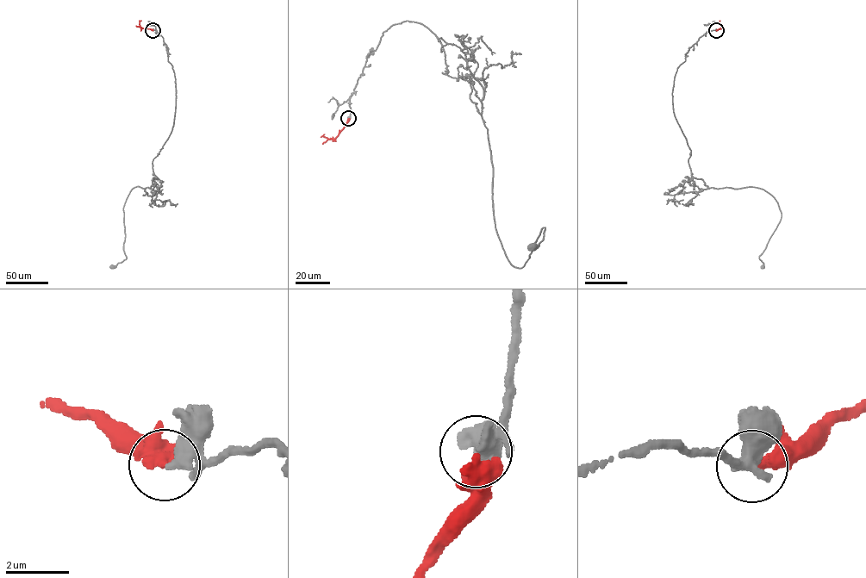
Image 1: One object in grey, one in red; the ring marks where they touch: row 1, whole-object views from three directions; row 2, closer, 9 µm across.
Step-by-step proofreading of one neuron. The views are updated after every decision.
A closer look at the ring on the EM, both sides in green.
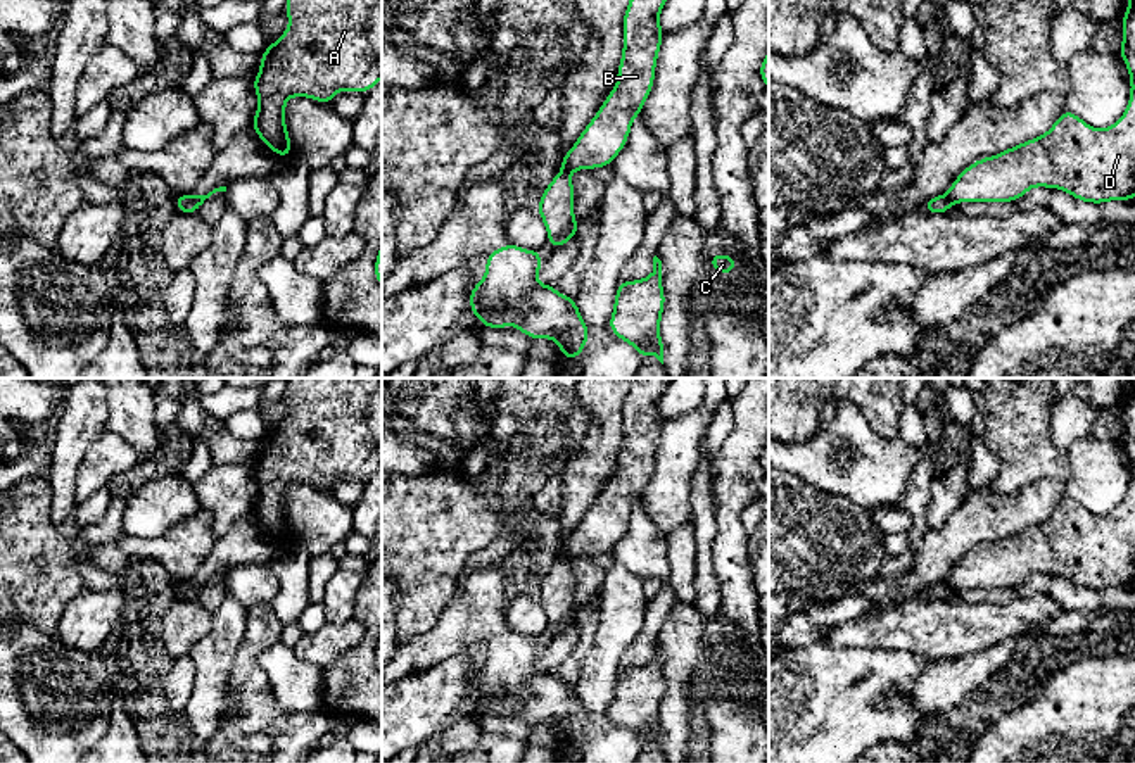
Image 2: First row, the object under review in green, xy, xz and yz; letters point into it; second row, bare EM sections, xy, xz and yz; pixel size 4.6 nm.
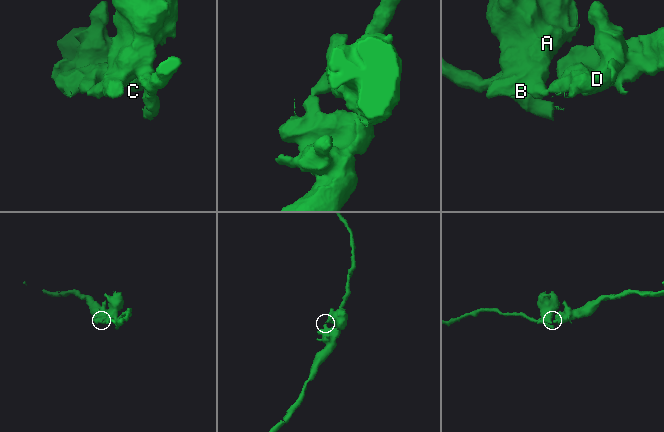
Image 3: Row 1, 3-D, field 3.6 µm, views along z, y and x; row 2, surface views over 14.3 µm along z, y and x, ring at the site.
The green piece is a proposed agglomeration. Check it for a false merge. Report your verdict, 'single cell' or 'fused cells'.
fused cells

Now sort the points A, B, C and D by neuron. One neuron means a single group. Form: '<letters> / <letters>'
A B / C D

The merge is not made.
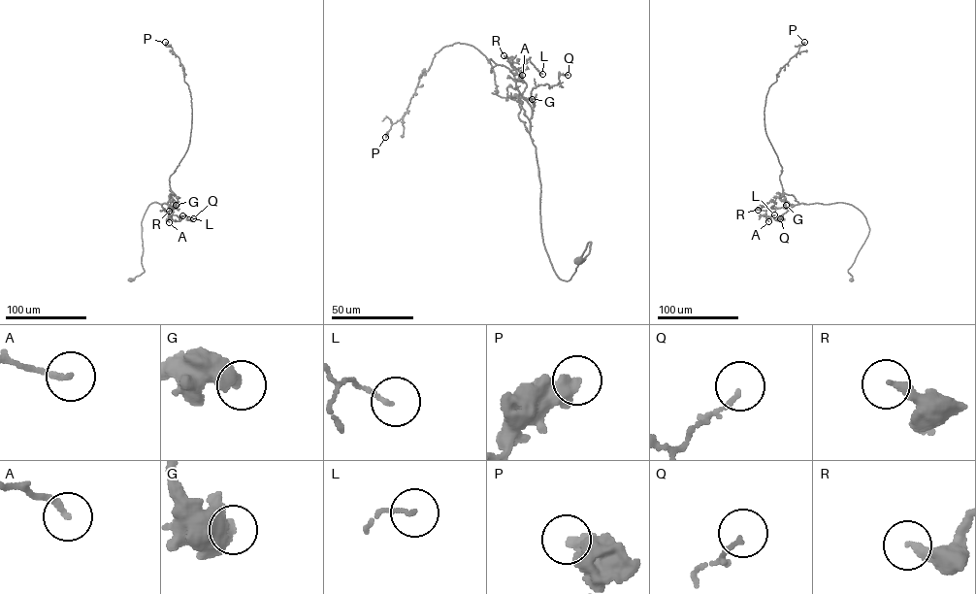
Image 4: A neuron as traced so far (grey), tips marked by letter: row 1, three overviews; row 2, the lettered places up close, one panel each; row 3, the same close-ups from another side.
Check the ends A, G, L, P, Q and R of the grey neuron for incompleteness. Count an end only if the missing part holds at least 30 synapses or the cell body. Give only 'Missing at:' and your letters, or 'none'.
Missing at: none

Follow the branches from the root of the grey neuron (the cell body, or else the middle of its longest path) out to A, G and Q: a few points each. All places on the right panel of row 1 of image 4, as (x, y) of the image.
A: (852, 280), (848, 270), (869, 230), (865, 217), (856, 208), (841, 202), (801, 203), (767, 210), (768, 221)
G: (852, 280), (848, 270), (869, 231), (862, 214), (843, 203), (798, 203), (793, 195), (783, 192), (786, 205)
Q: (852, 280), (848, 270), (869, 230), (860, 211), (843, 203), (801, 203), (780, 218)

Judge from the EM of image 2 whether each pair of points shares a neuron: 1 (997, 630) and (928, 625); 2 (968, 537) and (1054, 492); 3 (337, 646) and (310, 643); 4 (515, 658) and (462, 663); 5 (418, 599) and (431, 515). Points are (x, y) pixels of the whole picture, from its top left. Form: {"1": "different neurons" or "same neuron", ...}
{"1": "same neuron", "2": "same neuron", "3": "same neuron", "4": "different neurons", "5": "same neuron"}

